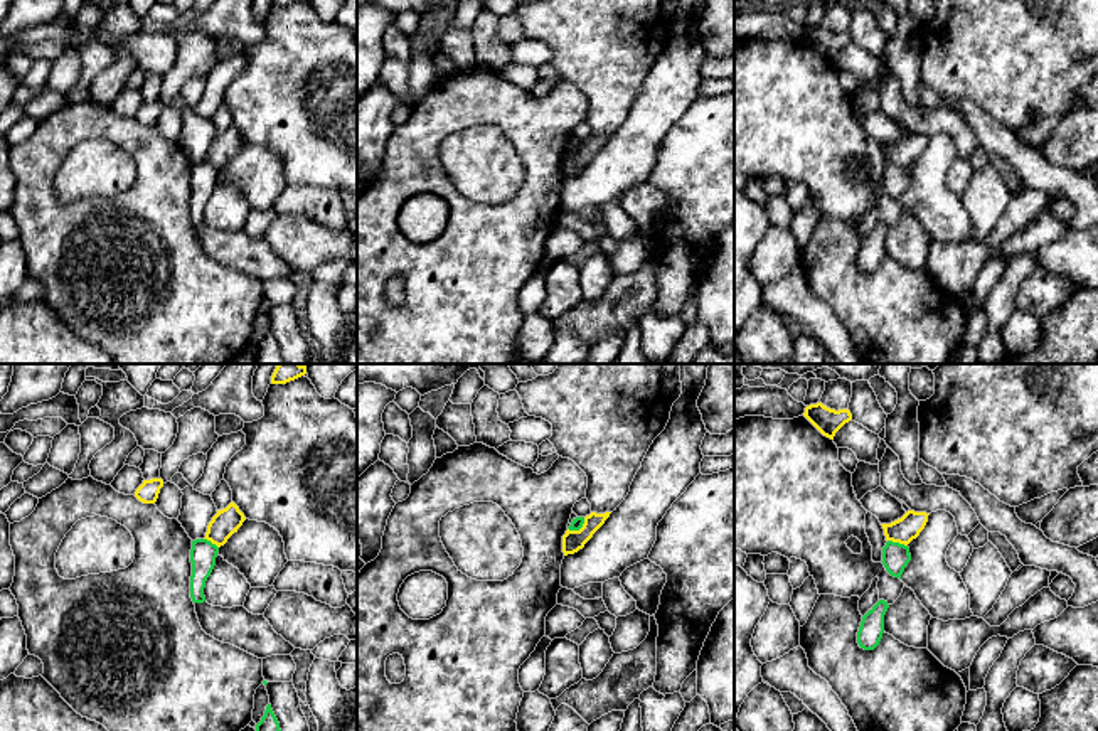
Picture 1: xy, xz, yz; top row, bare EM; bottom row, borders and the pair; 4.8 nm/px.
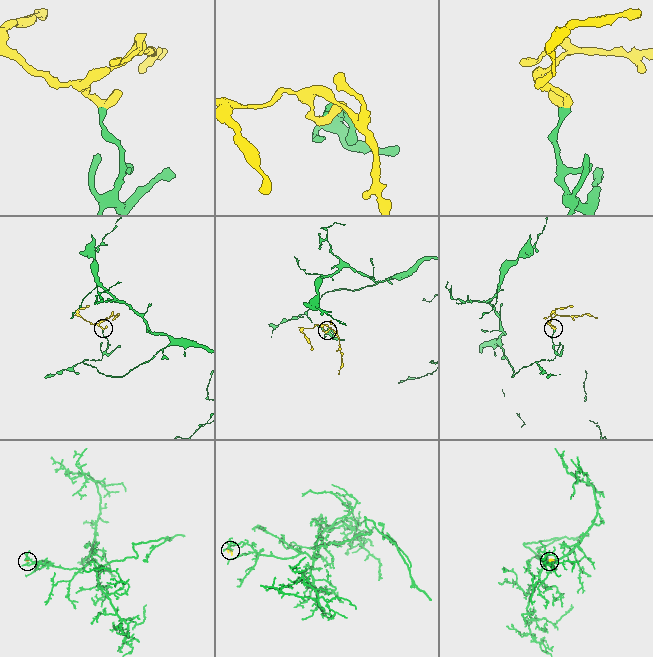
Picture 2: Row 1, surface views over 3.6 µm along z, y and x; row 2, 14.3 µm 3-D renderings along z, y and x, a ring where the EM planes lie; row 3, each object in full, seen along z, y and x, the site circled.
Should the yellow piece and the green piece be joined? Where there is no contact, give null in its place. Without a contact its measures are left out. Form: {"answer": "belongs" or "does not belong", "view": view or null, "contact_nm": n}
{"answer": "does not belong", "view": "yz", "contact_nm": 100}

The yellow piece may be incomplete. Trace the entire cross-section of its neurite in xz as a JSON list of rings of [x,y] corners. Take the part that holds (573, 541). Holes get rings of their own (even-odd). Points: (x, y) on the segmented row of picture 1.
[[[591,512],[584,517],[584,524],[579,531],[566,531],[562,536],[562,552],[564,556],[574,554],[584,547],[584,544],[593,537],[593,534],[605,524],[611,512],[596,514]]]

